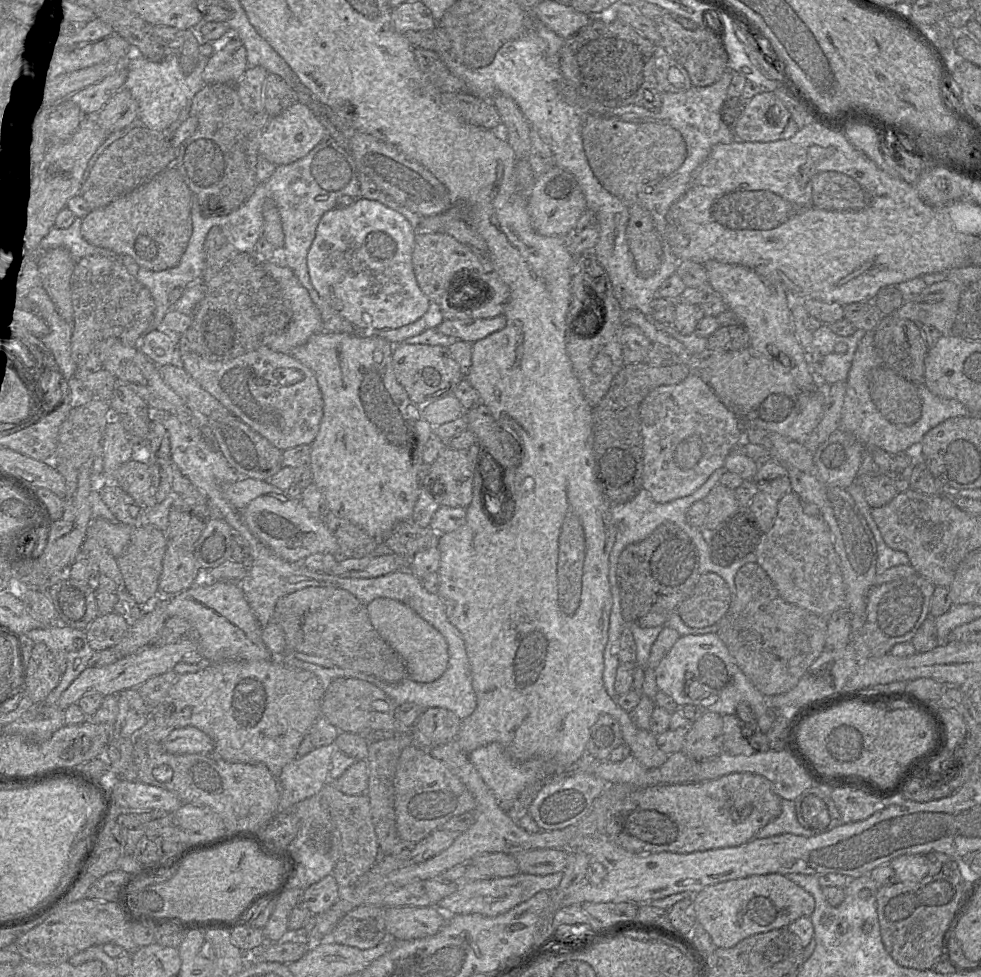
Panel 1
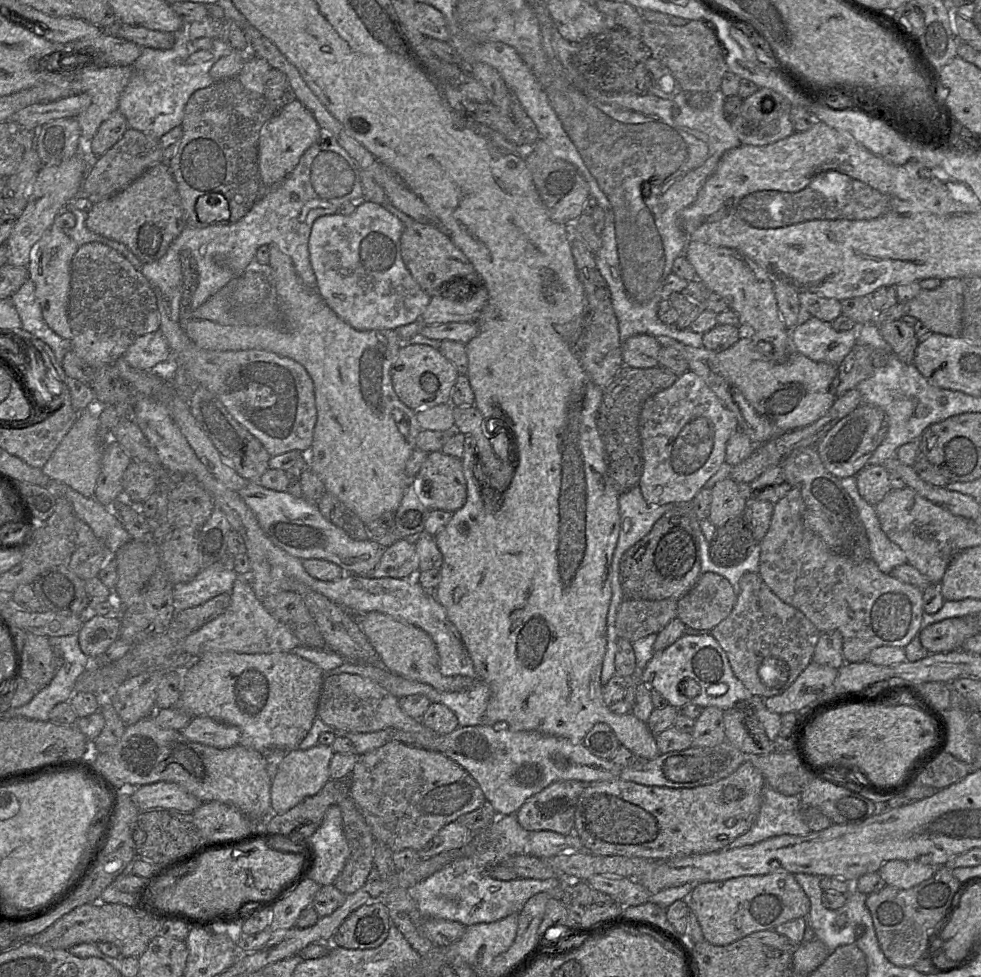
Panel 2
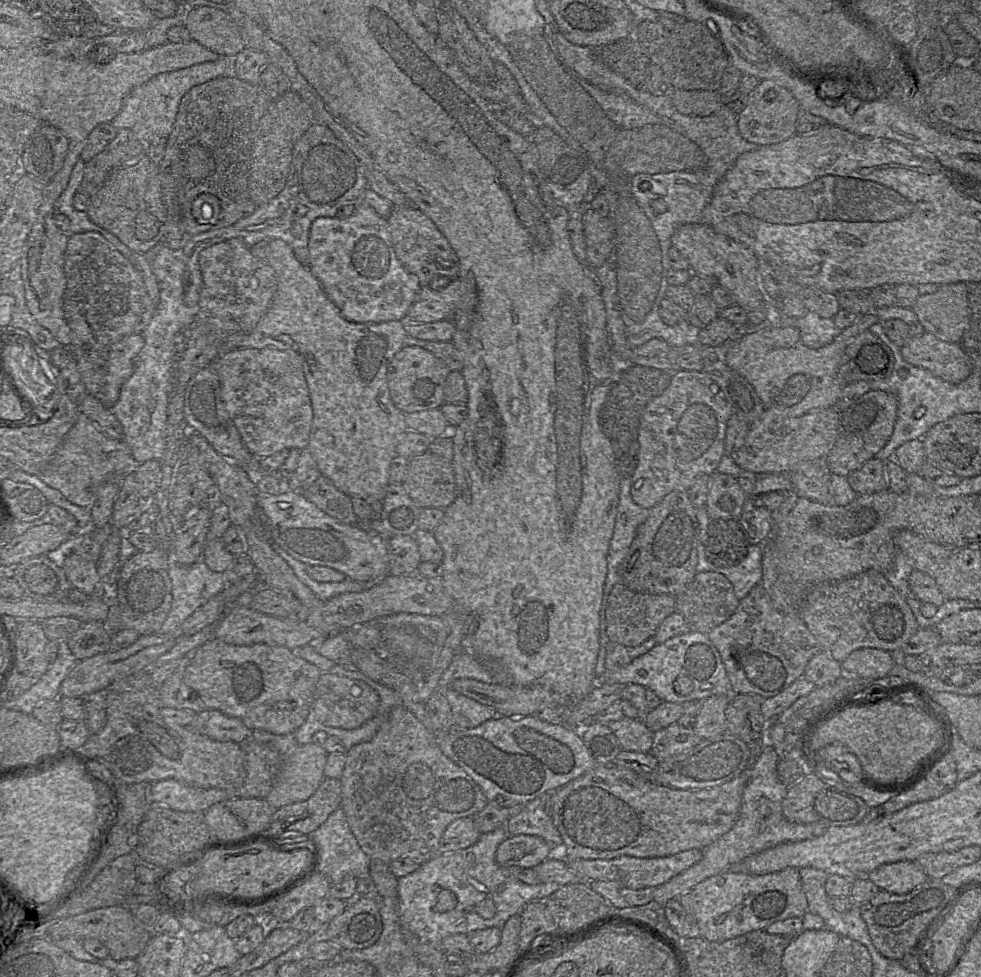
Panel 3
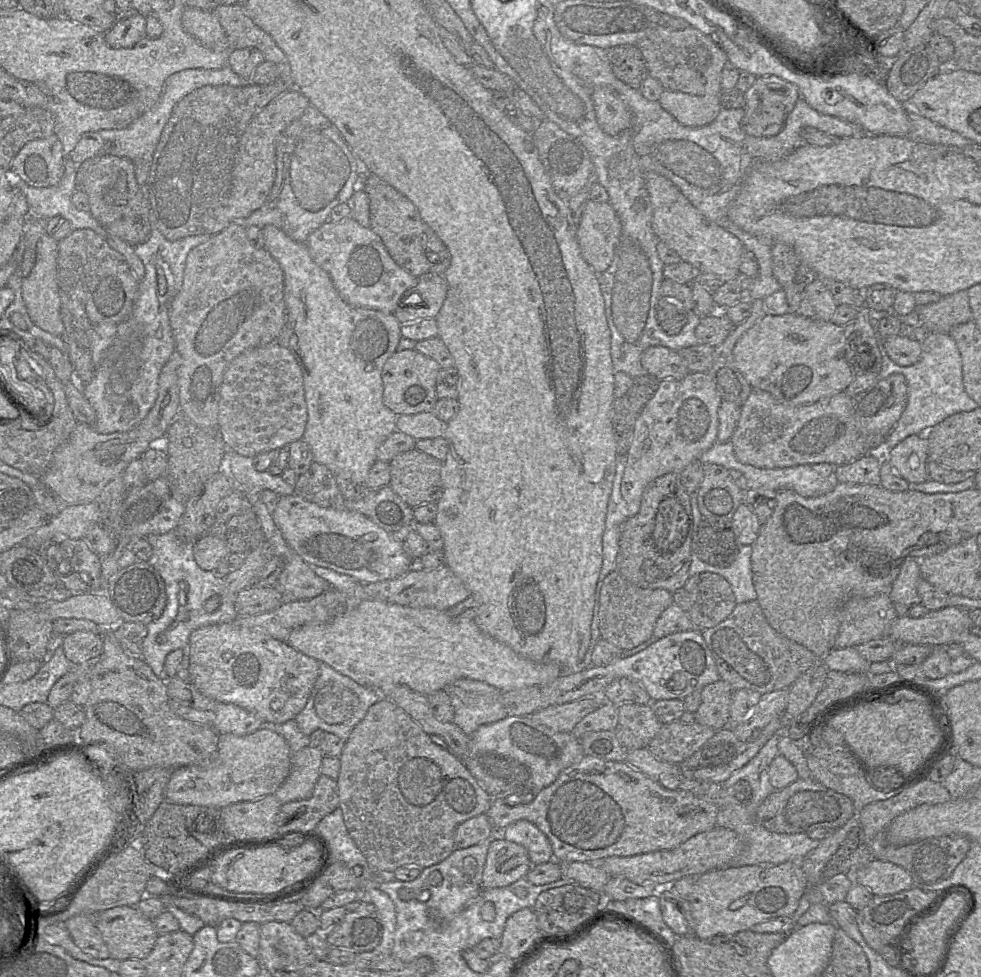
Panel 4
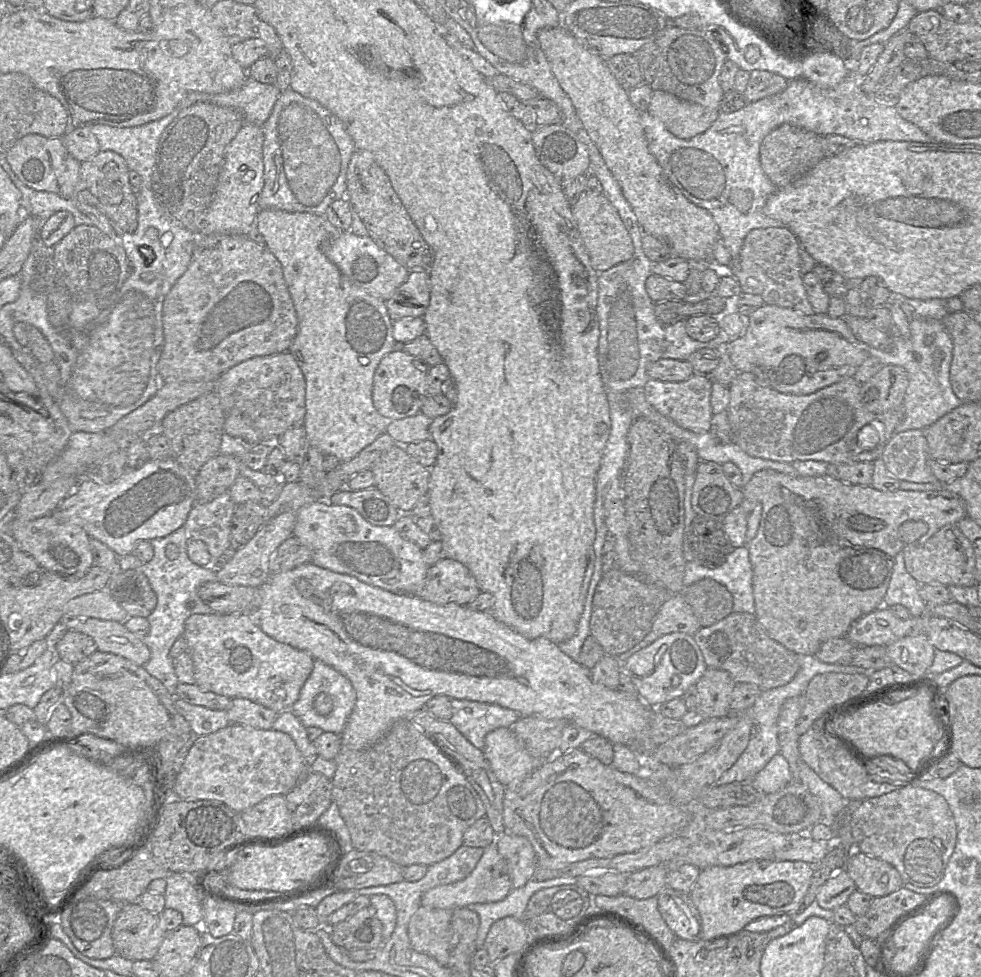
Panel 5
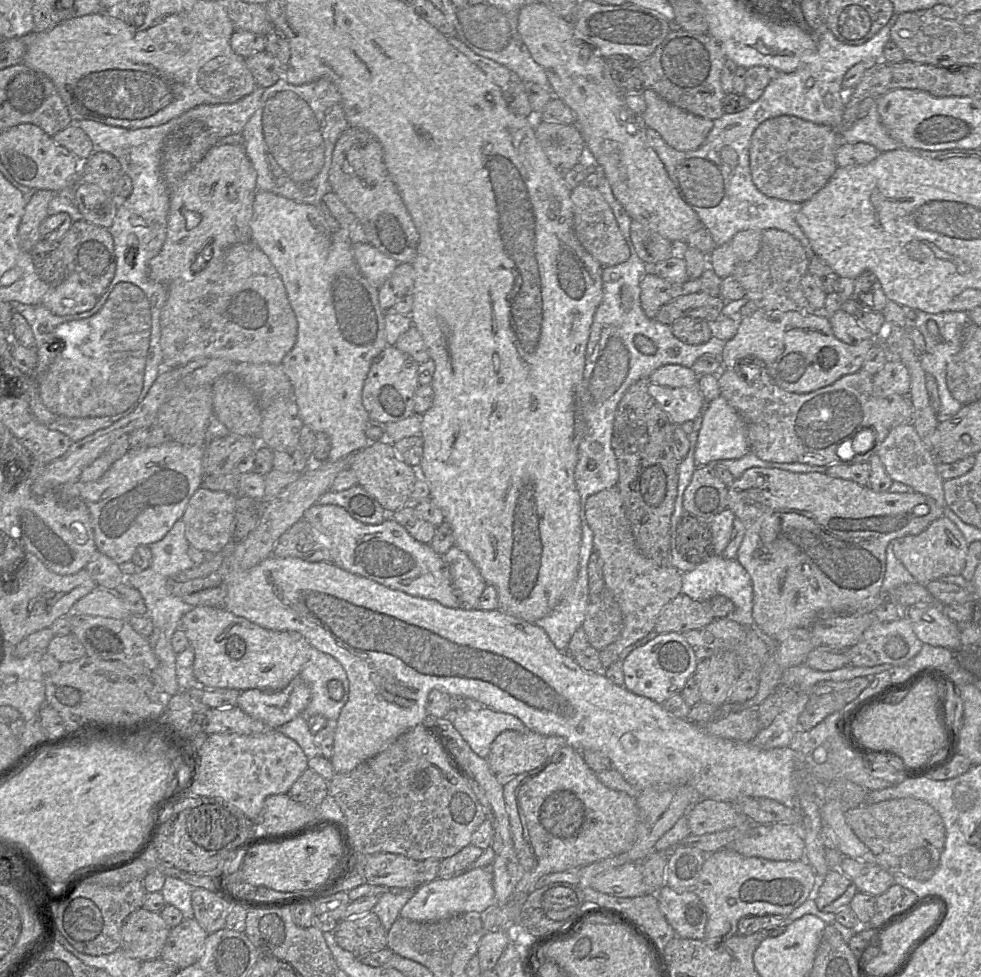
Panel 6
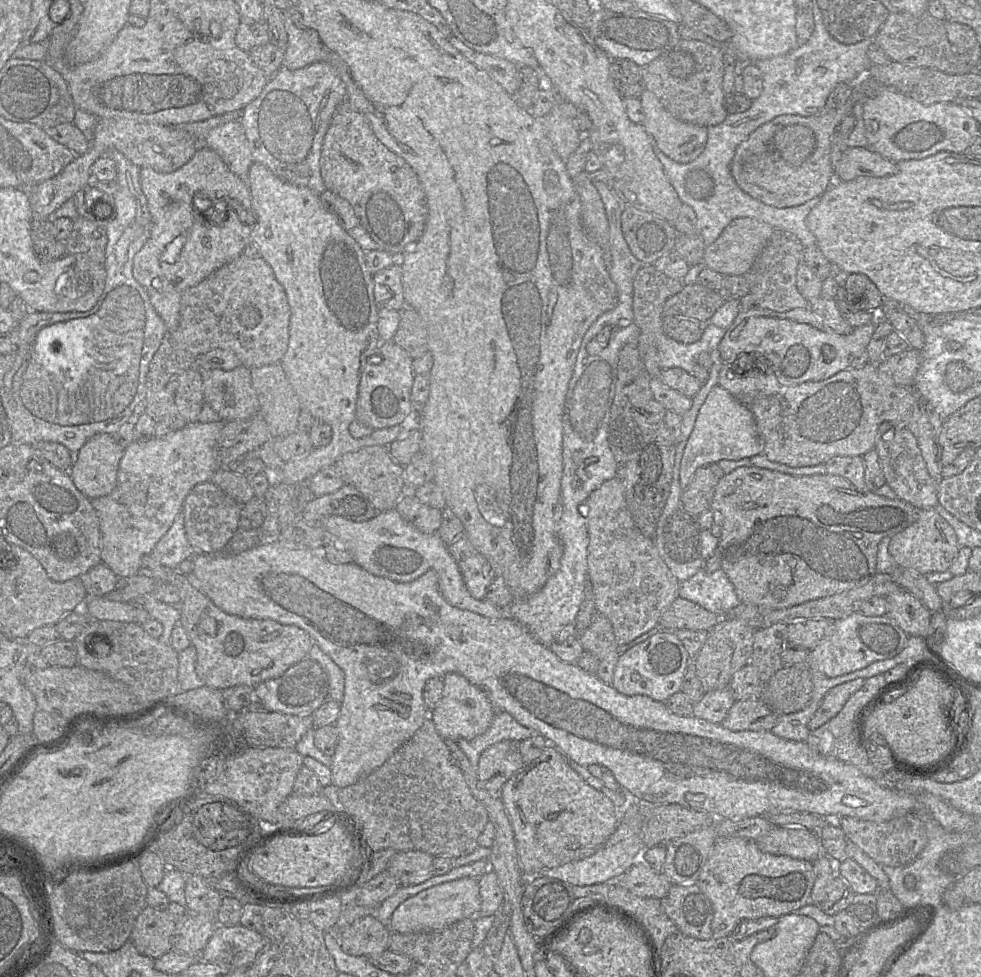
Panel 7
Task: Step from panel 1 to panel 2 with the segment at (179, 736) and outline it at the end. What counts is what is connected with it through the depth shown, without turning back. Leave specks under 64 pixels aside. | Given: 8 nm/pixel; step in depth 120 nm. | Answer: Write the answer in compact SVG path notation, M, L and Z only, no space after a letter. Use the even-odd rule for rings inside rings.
M192 717L181 733L191 742L227 749L242 743L238 727L209 717Z

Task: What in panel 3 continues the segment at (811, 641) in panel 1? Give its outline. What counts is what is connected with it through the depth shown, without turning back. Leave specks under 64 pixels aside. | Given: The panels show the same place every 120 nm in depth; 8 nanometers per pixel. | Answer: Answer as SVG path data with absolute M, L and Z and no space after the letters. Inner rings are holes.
M760 583L739 600L735 612L725 622L706 635L721 656L732 694L773 697L802 677L809 660L820 651L801 617L777 610Z

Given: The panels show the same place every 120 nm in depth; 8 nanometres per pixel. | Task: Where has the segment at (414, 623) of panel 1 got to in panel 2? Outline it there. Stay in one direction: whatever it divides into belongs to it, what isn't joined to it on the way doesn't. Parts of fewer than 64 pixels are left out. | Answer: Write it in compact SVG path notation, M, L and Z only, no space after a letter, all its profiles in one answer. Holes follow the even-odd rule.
M369 612L362 617L355 618L378 653L381 665L388 671L407 680L431 685L441 692L460 692L474 687L474 680L468 676L444 676L441 674L436 645L424 630L380 612Z

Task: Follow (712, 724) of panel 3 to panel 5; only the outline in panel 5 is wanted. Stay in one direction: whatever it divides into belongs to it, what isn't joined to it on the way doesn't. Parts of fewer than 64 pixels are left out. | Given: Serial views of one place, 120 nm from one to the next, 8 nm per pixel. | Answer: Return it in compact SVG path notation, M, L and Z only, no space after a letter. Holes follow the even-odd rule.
M706 669L695 684L698 692L696 710L705 720L731 714L730 696L735 684L728 672L720 669Z

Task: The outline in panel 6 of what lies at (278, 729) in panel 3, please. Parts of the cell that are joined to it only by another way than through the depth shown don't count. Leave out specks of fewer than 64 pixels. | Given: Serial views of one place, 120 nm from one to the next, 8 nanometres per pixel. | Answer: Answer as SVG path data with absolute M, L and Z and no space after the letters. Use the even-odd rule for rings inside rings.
M196 606L182 617L180 628L194 652L194 676L207 689L281 691L300 675L312 647L299 632L268 630L225 608Z

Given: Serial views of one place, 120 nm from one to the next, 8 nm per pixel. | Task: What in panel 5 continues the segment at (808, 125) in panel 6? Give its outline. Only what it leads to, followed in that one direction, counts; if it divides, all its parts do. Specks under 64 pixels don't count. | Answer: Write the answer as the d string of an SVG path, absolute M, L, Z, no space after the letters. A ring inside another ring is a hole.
M783 123L773 129L760 145L761 167L777 188L794 183L827 156L823 146L823 136L789 123Z

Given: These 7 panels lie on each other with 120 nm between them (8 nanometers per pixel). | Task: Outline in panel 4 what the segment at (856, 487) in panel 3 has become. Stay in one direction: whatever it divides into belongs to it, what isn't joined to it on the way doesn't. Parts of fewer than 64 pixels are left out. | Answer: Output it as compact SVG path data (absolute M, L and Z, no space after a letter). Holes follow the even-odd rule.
M869 453L848 464L835 466L833 477L839 483L880 485L881 453Z

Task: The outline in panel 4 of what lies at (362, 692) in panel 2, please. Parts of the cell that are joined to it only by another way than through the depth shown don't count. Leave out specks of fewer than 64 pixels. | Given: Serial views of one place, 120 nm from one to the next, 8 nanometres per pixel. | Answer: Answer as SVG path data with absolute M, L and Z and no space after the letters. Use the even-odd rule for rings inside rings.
M328 683L316 696L316 714L331 725L342 724L354 715L359 705L357 695L339 683Z

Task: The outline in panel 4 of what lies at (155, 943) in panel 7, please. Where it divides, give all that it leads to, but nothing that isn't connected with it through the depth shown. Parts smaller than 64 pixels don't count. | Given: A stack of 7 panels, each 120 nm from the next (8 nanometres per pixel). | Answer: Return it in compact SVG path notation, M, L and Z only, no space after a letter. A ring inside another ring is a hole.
M118 906L99 912L96 926L110 952L110 957L124 961L143 960L159 936L153 920L142 915L137 906Z

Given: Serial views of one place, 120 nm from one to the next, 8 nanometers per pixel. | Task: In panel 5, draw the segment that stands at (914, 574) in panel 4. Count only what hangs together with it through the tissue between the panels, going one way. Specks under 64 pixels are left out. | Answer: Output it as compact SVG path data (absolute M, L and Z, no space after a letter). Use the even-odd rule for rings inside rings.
M902 553L894 557L891 578L883 597L883 606L900 604L908 609L911 617L925 615L926 603L918 593L919 583L905 569Z

